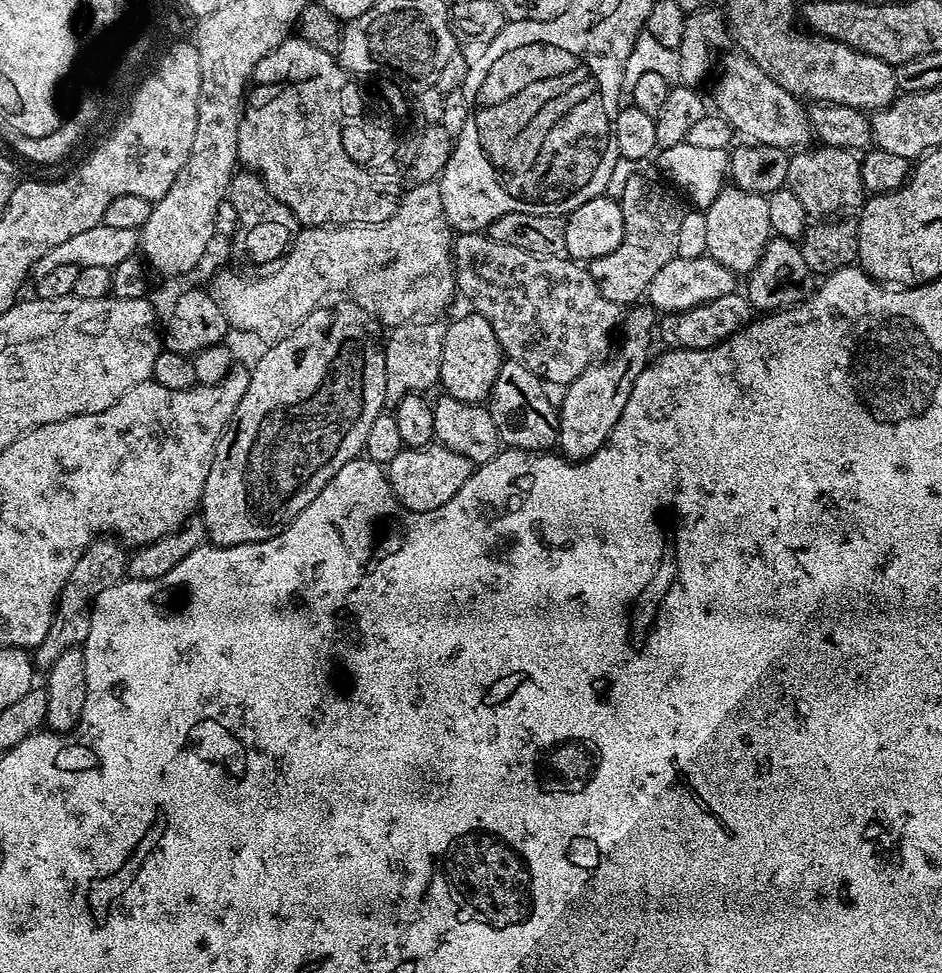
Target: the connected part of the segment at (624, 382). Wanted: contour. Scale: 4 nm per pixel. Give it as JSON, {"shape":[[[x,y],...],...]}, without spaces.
{"shape":[[[632,306],[627,309],[622,320],[622,335],[611,355],[582,370],[582,374],[578,374],[578,378],[574,378],[574,382],[570,382],[563,389],[562,406],[558,409],[558,448],[573,462],[589,460],[599,448],[603,448],[618,418],[622,418],[622,410],[626,410],[626,398],[630,398],[630,390],[638,374],[642,374],[644,367],[650,363],[648,347],[651,346],[652,340],[654,344],[654,325],[657,323],[658,313],[651,306],[640,307]]]}

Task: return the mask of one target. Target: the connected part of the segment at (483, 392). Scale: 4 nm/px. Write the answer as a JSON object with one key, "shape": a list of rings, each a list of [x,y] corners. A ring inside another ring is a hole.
{"shape":[[[467,314],[461,320],[447,325],[442,346],[442,370],[439,387],[445,393],[458,398],[467,404],[480,404],[487,401],[492,393],[494,378],[498,378],[498,370],[502,363],[500,343],[486,318],[475,314]]]}

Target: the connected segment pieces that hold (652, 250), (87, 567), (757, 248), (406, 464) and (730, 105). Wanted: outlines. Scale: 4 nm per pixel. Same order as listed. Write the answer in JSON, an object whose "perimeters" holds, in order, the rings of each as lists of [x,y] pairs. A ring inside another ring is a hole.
{"perimeters":[[[[646,174],[630,178],[619,198],[620,209],[624,212],[622,243],[618,250],[606,254],[606,258],[598,258],[587,265],[588,273],[596,279],[596,289],[603,296],[624,306],[635,305],[639,301],[636,299],[647,293],[654,274],[677,256],[678,230],[686,211],[679,199],[681,197],[667,183],[659,184]]],[[[115,538],[92,540],[88,549],[82,554],[82,558],[78,558],[78,562],[74,562],[74,570],[70,570],[70,578],[66,578],[66,586],[62,586],[62,594],[56,603],[56,613],[50,622],[50,630],[46,630],[46,638],[42,638],[42,642],[34,649],[34,664],[37,669],[47,670],[50,666],[54,666],[54,662],[58,662],[58,658],[62,658],[62,654],[66,654],[66,650],[81,647],[86,642],[86,634],[90,634],[92,607],[98,594],[102,594],[102,590],[120,583],[125,579],[125,576],[125,545]]],[[[725,186],[710,207],[703,209],[706,218],[706,253],[726,266],[726,270],[747,274],[758,266],[762,250],[773,235],[767,196],[759,196],[735,186]]],[[[438,443],[427,444],[425,448],[404,448],[386,465],[388,485],[397,505],[406,512],[429,512],[438,510],[438,506],[446,506],[462,486],[466,486],[466,478],[474,470],[472,460],[462,458],[462,454],[454,454],[454,450],[446,450],[446,446]]],[[[728,50],[719,57],[718,68],[719,64],[720,73],[716,76],[715,111],[719,115],[725,116],[728,124],[739,135],[741,132],[742,135],[748,136],[744,138],[749,141],[766,146],[778,146],[785,150],[803,150],[813,143],[813,128],[805,105],[797,97],[790,95],[786,90],[782,90],[782,86],[778,86],[778,82],[774,82],[774,78],[770,78],[764,73],[749,56],[736,50]]]]}

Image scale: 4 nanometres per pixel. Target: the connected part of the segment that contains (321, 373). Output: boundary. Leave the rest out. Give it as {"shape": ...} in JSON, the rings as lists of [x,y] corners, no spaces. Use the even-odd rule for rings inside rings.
{"shape":[[[321,306],[315,308],[307,318],[301,320],[298,327],[293,328],[289,336],[285,336],[283,340],[278,340],[267,345],[268,348],[256,360],[256,365],[250,368],[250,386],[246,386],[246,394],[242,394],[242,402],[238,402],[238,406],[234,410],[234,414],[230,418],[230,422],[224,428],[224,433],[220,435],[220,441],[216,447],[214,454],[214,462],[210,462],[210,474],[206,474],[206,486],[202,490],[202,498],[198,505],[199,515],[204,518],[204,530],[207,539],[213,544],[220,545],[221,548],[226,546],[238,546],[239,544],[253,544],[254,542],[262,542],[263,540],[275,540],[284,532],[286,526],[290,526],[290,522],[294,522],[294,518],[298,518],[298,514],[302,514],[302,510],[306,510],[306,506],[310,506],[310,502],[314,502],[314,498],[318,498],[318,494],[322,494],[322,486],[326,486],[326,482],[330,482],[330,478],[334,478],[334,474],[338,474],[338,470],[342,470],[342,466],[346,466],[346,462],[357,459],[364,451],[364,443],[366,442],[366,434],[370,430],[374,418],[378,418],[386,408],[386,362],[384,361],[384,353],[381,345],[376,344],[376,340],[355,320],[352,316],[335,316],[332,312],[327,312],[327,307]]]}

